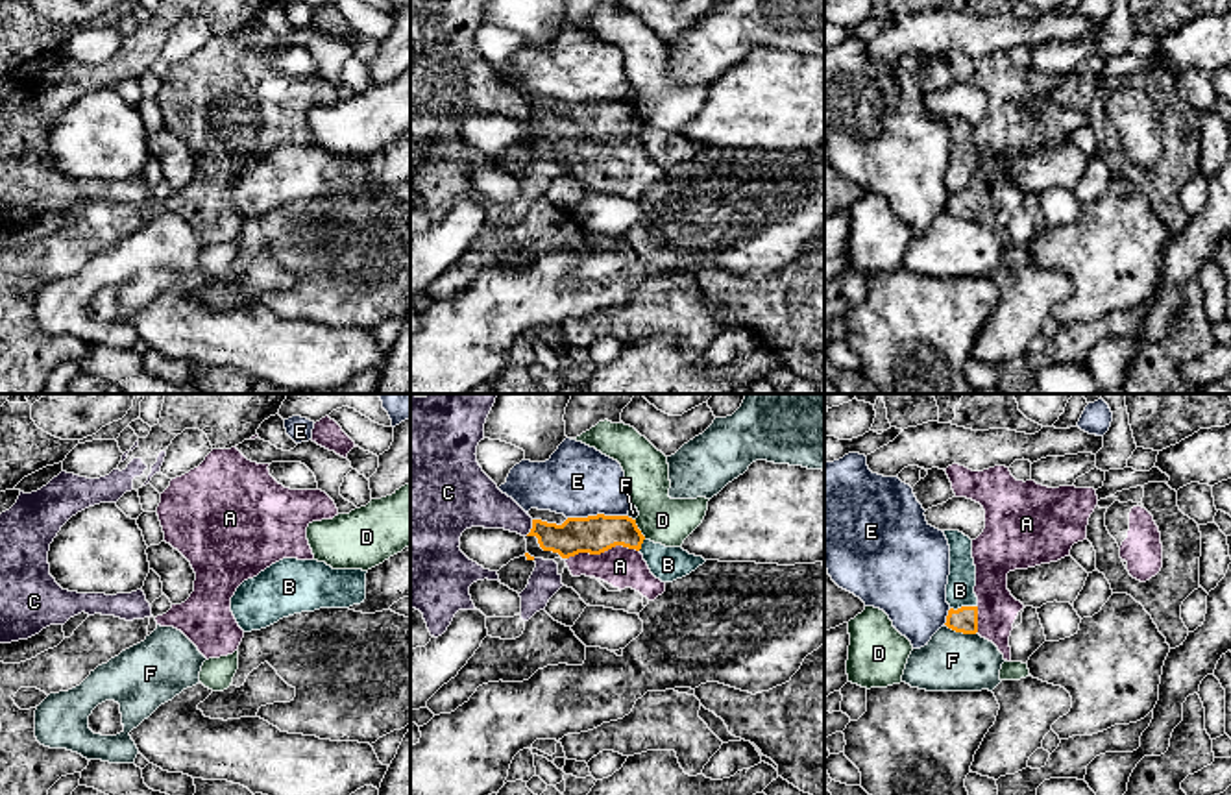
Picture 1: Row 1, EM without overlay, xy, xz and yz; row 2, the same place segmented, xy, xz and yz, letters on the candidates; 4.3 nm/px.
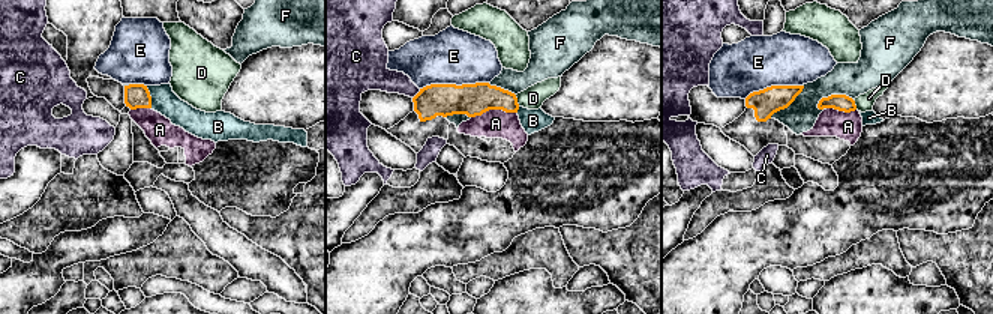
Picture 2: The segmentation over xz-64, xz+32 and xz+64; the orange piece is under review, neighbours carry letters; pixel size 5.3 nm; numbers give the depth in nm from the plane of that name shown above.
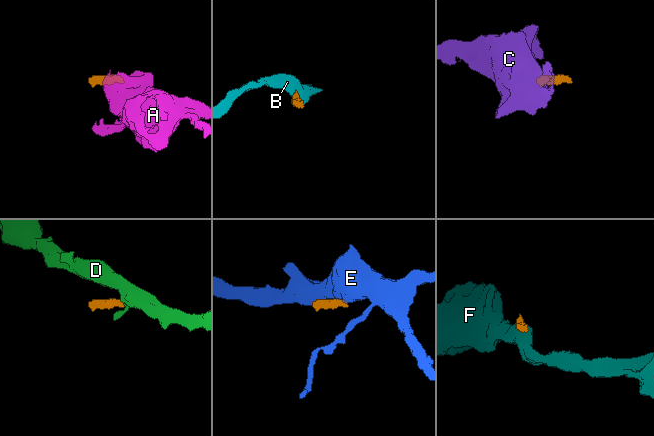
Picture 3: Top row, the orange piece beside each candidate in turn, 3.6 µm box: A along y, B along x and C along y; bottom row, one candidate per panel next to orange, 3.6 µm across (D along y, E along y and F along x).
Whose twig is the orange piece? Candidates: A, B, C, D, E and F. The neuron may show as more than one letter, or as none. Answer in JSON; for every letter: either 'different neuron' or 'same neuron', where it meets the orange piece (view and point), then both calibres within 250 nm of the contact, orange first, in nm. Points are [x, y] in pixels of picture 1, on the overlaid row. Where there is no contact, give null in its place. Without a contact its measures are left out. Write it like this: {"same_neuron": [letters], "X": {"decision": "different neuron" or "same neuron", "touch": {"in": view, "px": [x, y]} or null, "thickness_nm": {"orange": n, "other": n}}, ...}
{"same_neuron": ["A"], "A": {"decision": "same neuron", "touch": {"in": "xz", "px": [603, 551]}, "thickness_nm": {"orange": 170, "other": 180}}, "B": {"decision": "different neuron", "touch": {"in": "yz", "px": [963, 607]}, "thickness_nm": {"orange": 110, "other": 130}}, "C": {"decision": "different neuron", "touch": {"in": "xz", "px": [533, 527]}, "thickness_nm": {"orange": 160, "other": 200}}, "D": {"decision": "different neuron", "touch": {"in": "xz", "px": [638, 529]}, "thickness_nm": {"orange": 170, "other": 200}}, "E": {"decision": "different neuron", "touch": {"in": "xz", "px": [597, 514]}, "thickness_nm": {"orange": 170, "other": 320}}, "F": {"decision": "different neuron", "touch": {"in": "yz", "px": [962, 631]}, "thickness_nm": {"orange": 110, "other": 260}}}

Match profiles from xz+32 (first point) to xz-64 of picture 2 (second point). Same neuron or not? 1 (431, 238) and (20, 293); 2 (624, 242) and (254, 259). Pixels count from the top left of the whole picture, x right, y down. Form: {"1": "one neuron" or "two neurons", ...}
{"1": "one neuron", "2": "two neurons"}

